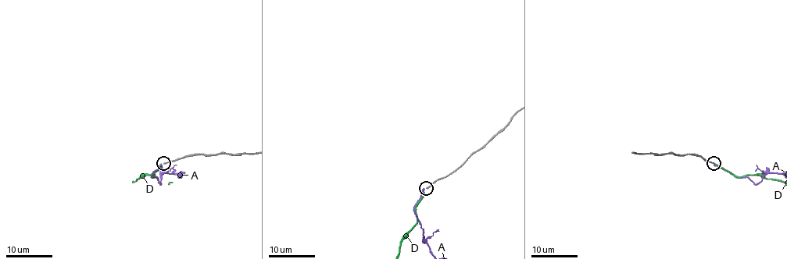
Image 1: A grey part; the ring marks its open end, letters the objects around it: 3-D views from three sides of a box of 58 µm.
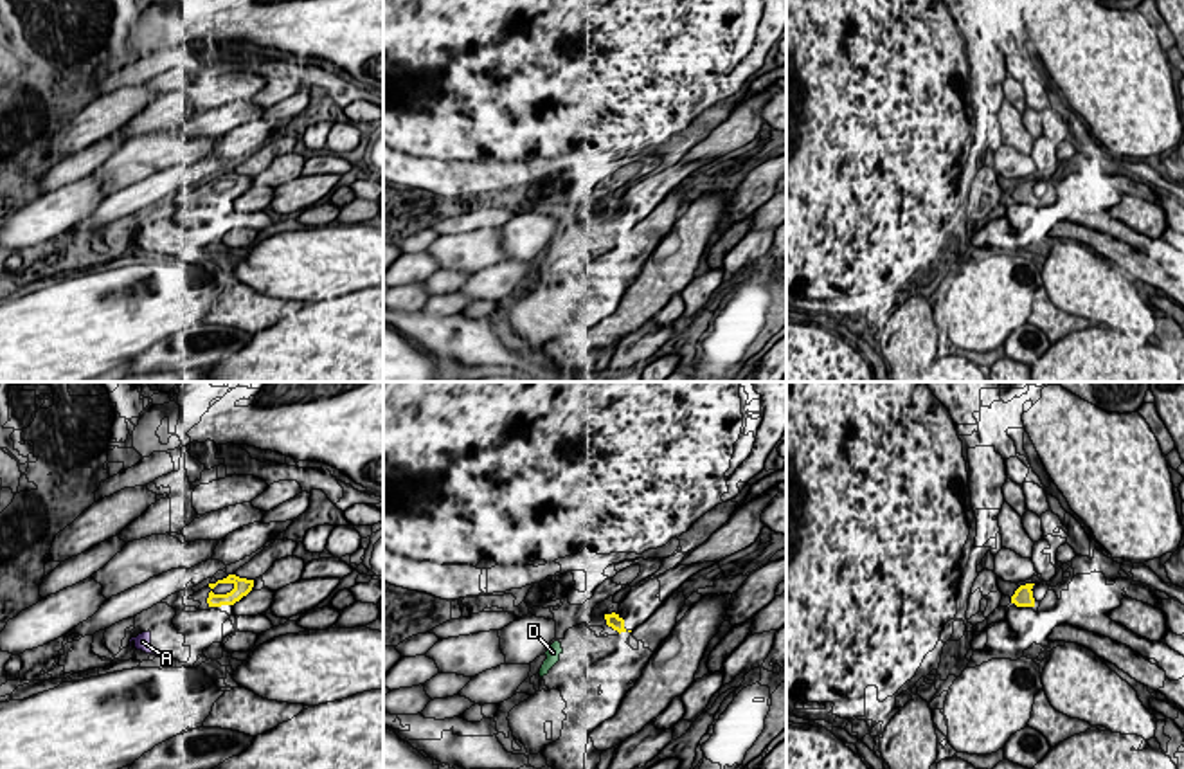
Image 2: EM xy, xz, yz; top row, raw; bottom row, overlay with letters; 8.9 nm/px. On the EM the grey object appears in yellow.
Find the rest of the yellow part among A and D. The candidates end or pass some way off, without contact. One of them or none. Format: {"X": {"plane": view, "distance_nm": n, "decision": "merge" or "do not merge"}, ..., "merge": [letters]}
{"A": {"plane": "xy", "distance_nm": 550, "decision": "do not merge"}, "D": {"plane": "xz", "distance_nm": 460, "decision": "merge"}, "merge": ["D"]}

